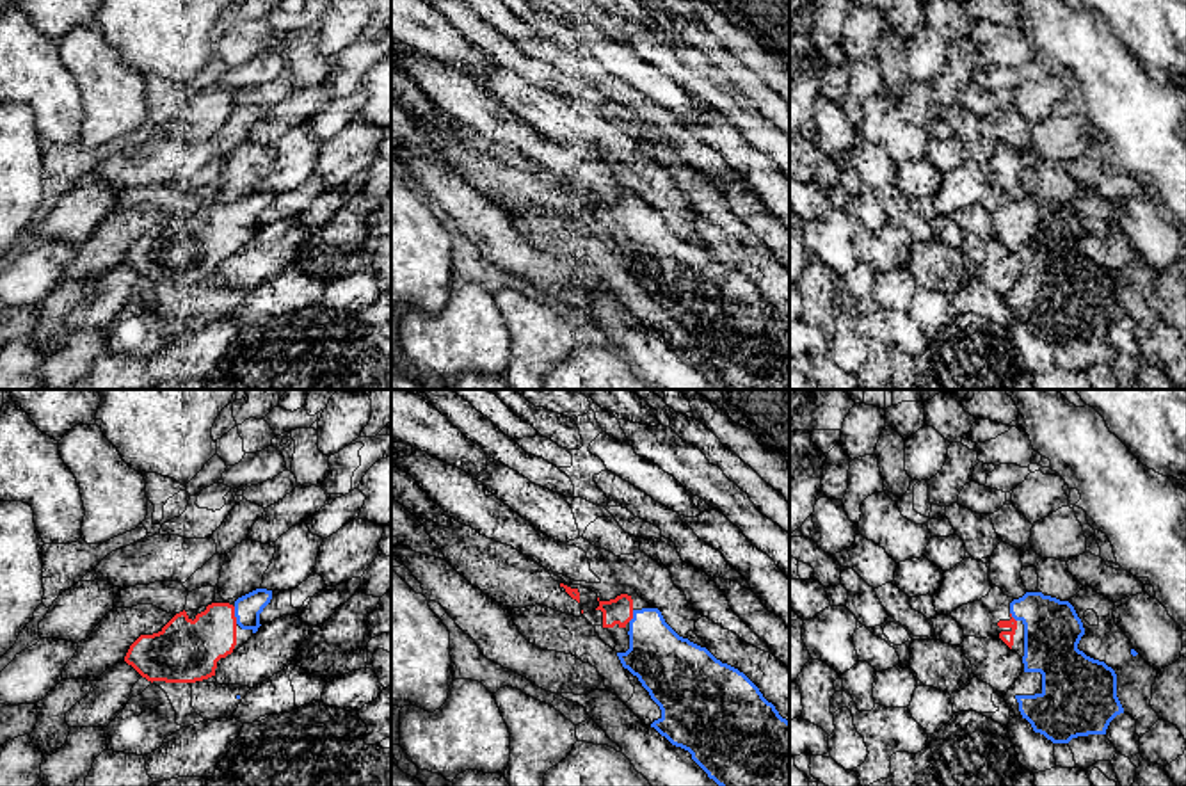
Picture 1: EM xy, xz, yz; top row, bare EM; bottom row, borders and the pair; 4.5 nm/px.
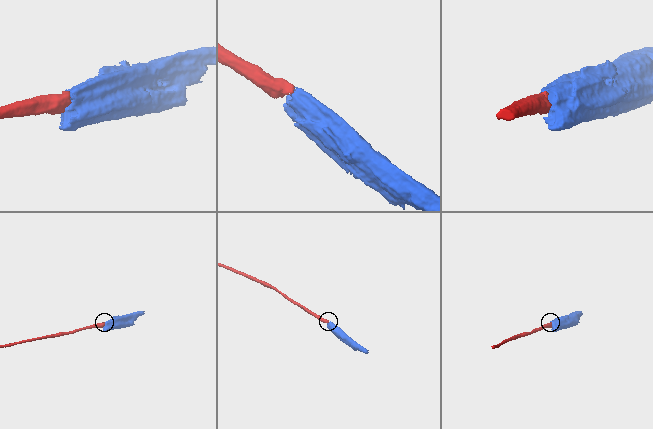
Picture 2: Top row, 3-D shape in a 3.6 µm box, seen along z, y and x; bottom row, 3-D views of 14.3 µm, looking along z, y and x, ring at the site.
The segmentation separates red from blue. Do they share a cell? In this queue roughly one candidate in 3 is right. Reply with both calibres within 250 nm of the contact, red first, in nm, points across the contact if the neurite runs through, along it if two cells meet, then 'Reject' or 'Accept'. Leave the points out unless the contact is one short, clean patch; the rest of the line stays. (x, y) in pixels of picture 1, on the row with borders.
Thickness 260 nm (red) against 120 nm. Path across: xy (191, 649), (233, 616), (248, 609). Accept

